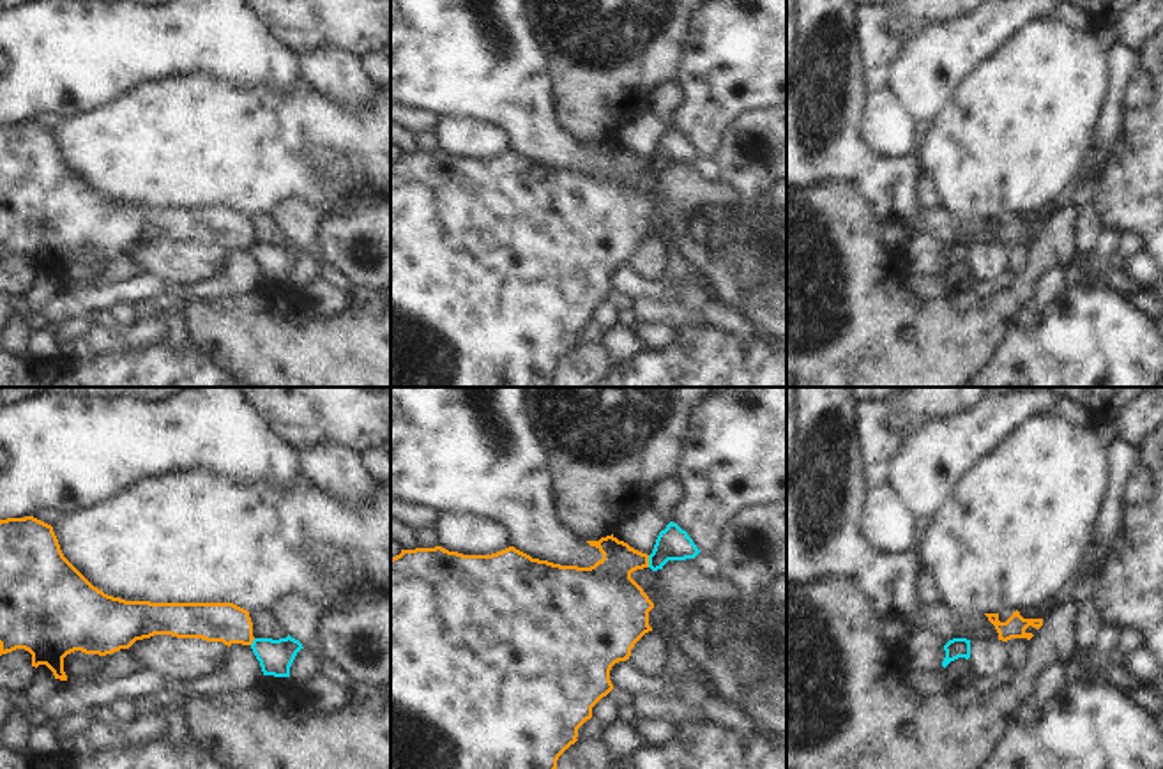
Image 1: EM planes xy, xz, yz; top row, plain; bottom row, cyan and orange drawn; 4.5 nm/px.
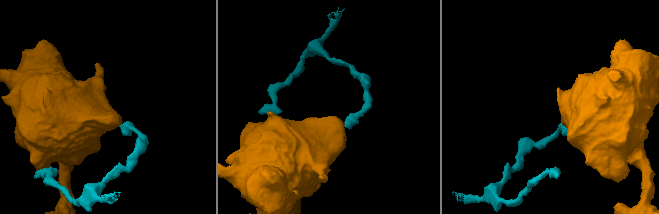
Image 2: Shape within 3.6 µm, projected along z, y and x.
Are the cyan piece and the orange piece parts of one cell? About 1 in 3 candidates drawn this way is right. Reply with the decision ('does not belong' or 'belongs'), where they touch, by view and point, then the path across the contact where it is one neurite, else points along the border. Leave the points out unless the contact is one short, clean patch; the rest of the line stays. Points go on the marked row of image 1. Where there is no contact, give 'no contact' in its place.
does not belong; contact xz (649, 561); border xz (647, 555), (649, 566)

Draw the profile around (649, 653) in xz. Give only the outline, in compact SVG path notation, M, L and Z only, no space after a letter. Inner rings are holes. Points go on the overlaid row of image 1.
M659 631L645 633L631 649L629 661L642 675L659 675L666 659L666 645Z

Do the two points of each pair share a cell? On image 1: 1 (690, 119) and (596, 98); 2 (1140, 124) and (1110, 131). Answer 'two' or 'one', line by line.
1: two
2: two

